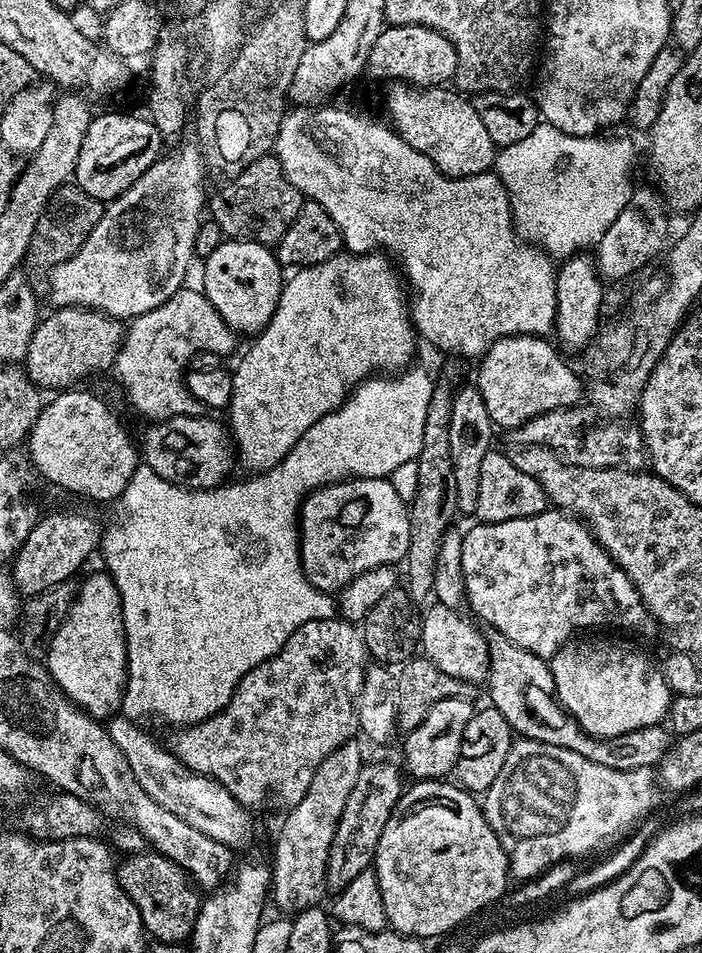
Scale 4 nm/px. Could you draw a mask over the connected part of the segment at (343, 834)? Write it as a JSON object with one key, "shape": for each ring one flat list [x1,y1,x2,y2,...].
{"shape":[[384,760,365,763,358,774,358,782,354,782,354,790,350,790,350,798,346,798,346,806,342,810,342,818,338,818,338,826,334,830,334,842,330,842,330,854,326,862,327,887,333,893,341,892,350,886,358,874,369,871,373,867,378,850,378,838,382,838,382,830,386,830,386,822,393,812,397,811,402,783,400,774,392,764]]}

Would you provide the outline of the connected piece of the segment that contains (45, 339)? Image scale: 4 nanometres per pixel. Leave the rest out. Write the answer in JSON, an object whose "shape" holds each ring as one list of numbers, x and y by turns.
{"shape":[[57,307,48,317,37,323,34,334,30,338,28,349,24,351,22,369,28,380,40,390,68,390,73,387,75,380,96,372,99,368,107,369,120,346,122,339,121,321,105,316,102,312,95,312,92,308,61,308]]}

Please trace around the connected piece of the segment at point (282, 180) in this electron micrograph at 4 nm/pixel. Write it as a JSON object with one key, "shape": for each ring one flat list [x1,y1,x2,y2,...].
{"shape":[[275,155,257,156,244,166,229,184,222,185,213,196,211,193,210,219,218,222,225,237,275,246,282,234,290,230,290,222,298,218,298,210,302,210,306,197,288,181]]}

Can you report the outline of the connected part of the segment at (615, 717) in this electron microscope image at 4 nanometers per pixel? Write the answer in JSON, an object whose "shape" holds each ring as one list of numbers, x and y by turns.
{"shape":[[582,642,565,644,550,665,556,699,575,723,577,720,580,732,590,737,622,735,659,725,674,699,655,663,648,668,648,678,582,678]]}

